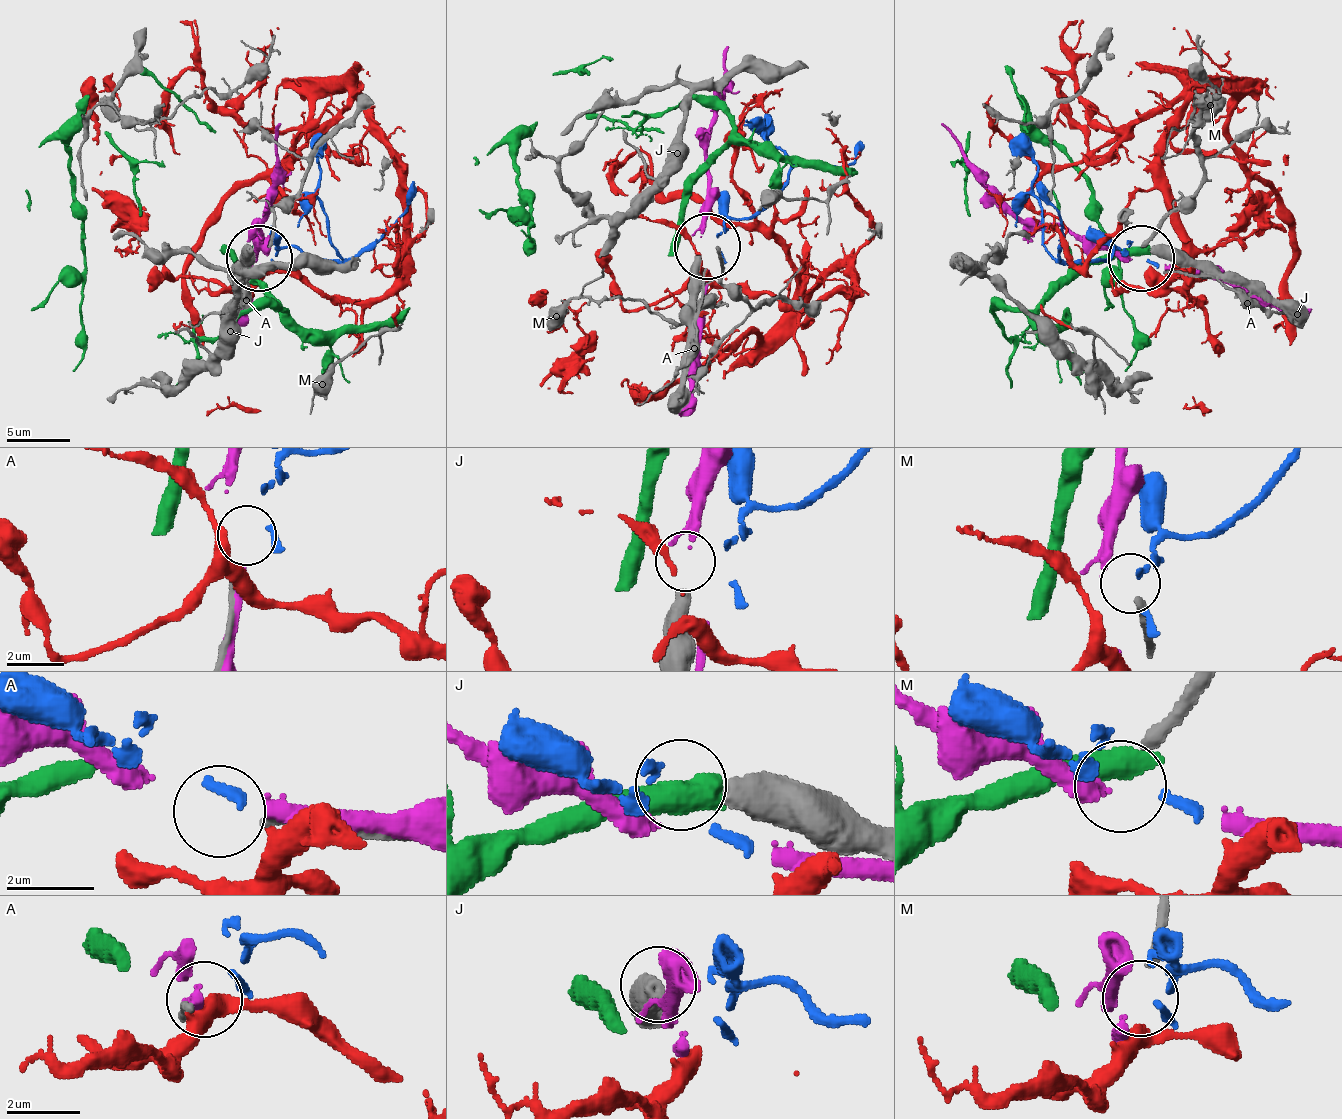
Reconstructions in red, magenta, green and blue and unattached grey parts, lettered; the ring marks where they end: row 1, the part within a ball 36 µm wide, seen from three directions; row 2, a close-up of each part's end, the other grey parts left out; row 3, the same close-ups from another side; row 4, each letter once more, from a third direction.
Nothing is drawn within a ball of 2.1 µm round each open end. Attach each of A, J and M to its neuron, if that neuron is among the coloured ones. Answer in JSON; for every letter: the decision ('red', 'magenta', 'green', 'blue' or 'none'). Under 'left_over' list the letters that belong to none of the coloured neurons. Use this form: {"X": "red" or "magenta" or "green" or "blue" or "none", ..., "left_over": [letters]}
{"A": "none", "J": "none", "M": "none", "left_over": ["A", "J", "M"]}

